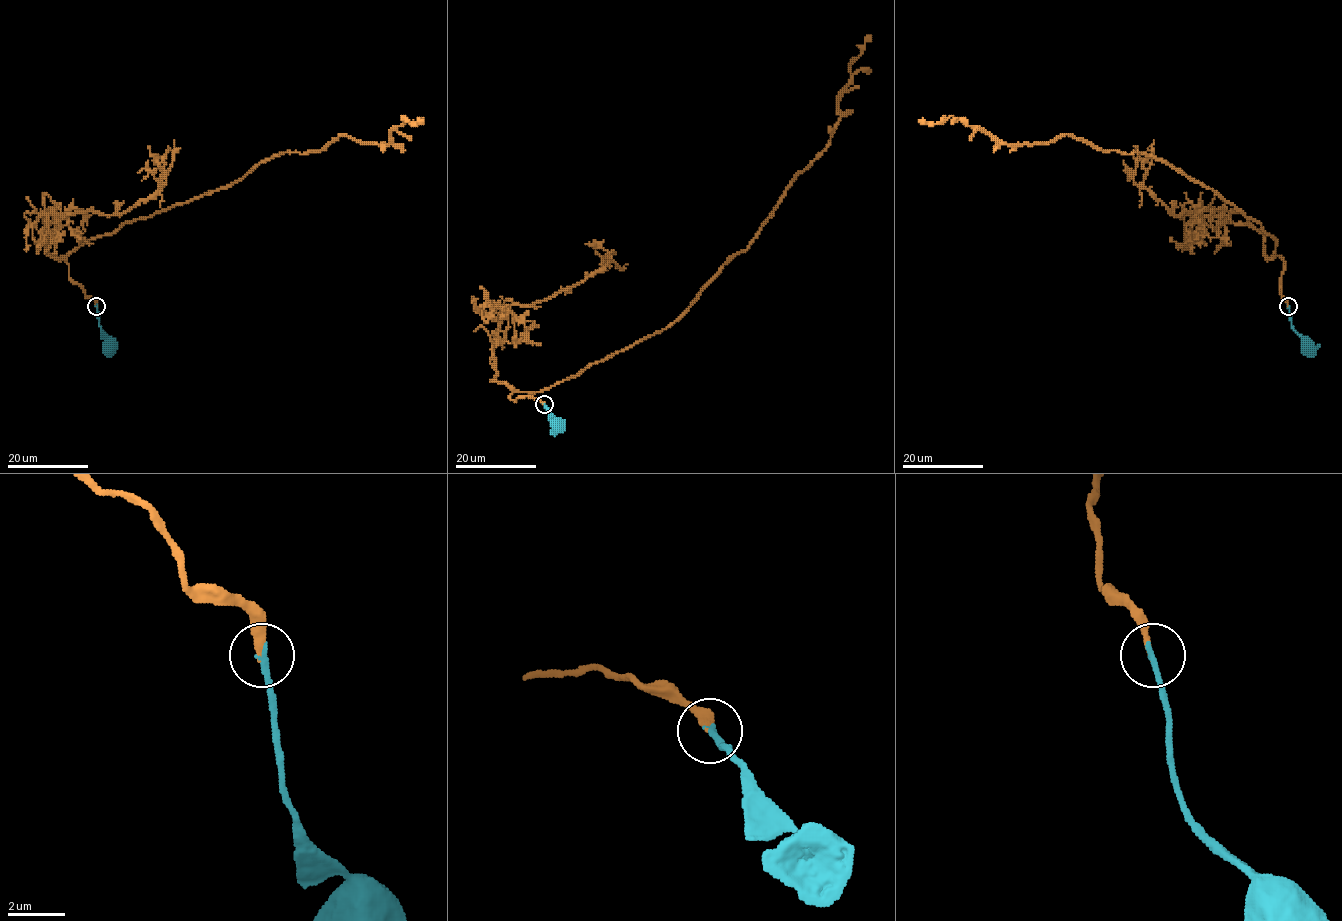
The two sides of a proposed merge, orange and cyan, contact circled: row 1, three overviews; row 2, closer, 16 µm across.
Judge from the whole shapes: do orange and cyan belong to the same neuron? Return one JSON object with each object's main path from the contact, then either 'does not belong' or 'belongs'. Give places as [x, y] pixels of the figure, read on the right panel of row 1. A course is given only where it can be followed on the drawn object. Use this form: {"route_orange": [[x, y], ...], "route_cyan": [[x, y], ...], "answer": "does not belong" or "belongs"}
{"route_orange": [[1288, 305], [1276, 240], [1169, 165], [1068, 134], [1005, 143], [948, 116], [919, 120]], "route_cyan": [[1288, 305], [1291, 325], [1308, 346]], "answer": "belongs"}

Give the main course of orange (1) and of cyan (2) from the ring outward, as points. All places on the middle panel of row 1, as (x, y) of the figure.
1: (544, 404), (508, 397), (577, 376), (665, 329), (747, 248), (828, 145), (849, 65), (870, 35)
2: (544, 404), (557, 424)

